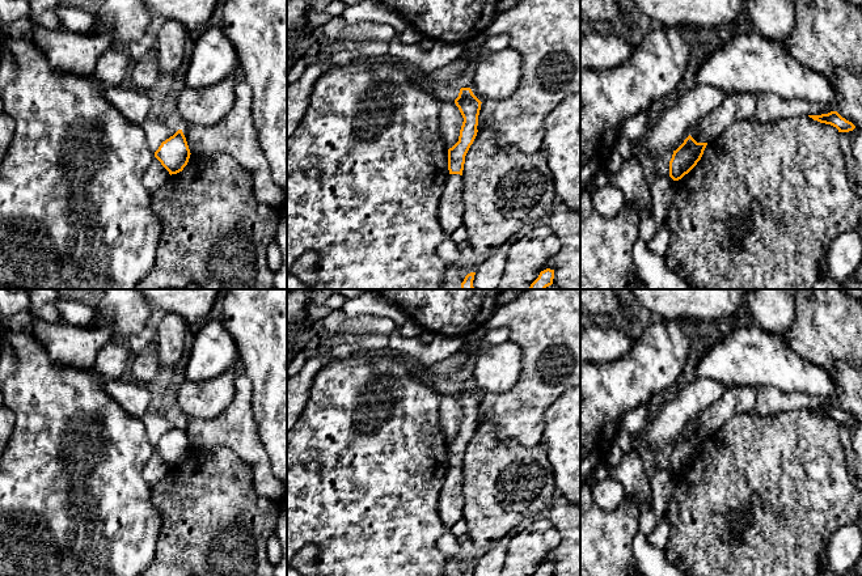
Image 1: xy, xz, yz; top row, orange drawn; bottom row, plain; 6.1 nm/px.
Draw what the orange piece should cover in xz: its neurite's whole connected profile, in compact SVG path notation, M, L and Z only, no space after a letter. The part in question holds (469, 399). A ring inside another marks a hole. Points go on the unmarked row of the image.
M461 381L455 393L464 415L460 423L459 435L448 442L449 467L462 469L465 449L477 429L478 408L481 394L473 387L470 381Z

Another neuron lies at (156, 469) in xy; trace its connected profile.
M155 450L143 469L143 478L151 487L153 487L156 483L161 482L166 477L169 470L169 465Z

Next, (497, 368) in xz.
M512 340L486 346L470 363L470 382L481 395L504 393L517 384L521 360L523 351Z

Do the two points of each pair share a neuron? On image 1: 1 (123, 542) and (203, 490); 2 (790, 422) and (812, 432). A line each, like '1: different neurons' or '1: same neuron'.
1: different neurons
2: same neuron

